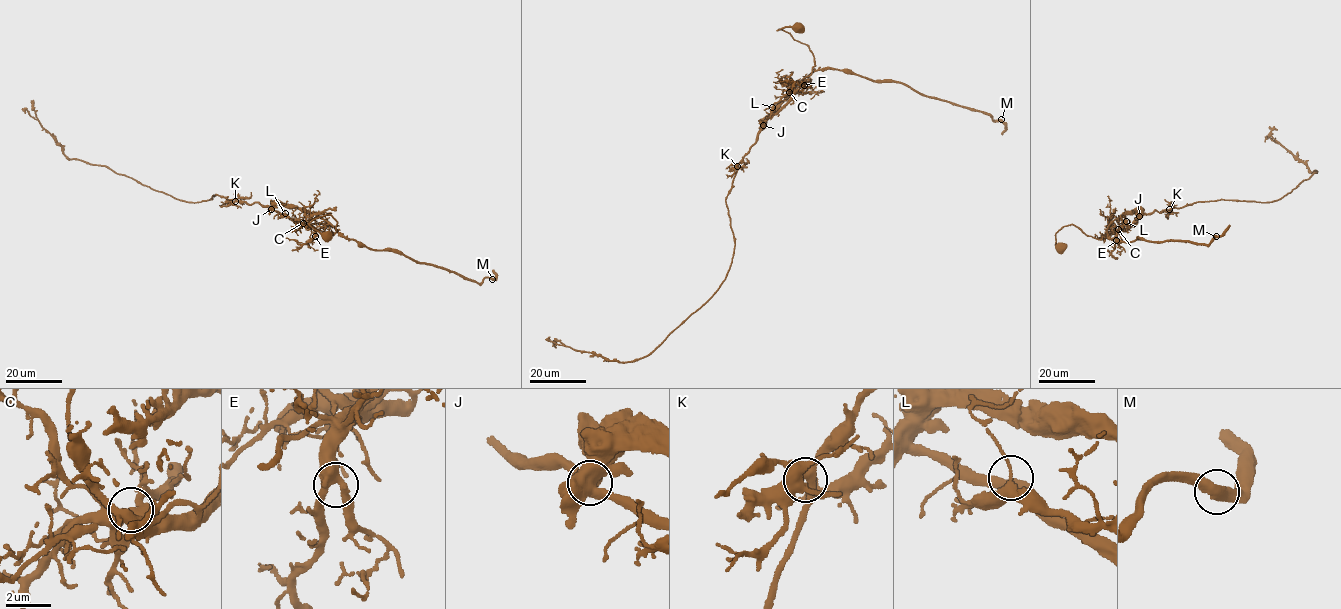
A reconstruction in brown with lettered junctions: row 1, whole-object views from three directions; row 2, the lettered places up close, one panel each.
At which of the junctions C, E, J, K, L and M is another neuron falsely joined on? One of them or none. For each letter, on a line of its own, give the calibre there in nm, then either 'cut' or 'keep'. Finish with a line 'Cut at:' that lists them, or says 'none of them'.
C: 460 nm | keep
E: 440 nm | keep
J: 700 nm | cut
K: 320 nm | keep
L: 320 nm | keep
M: 460 nm | keep
Cut at: J

